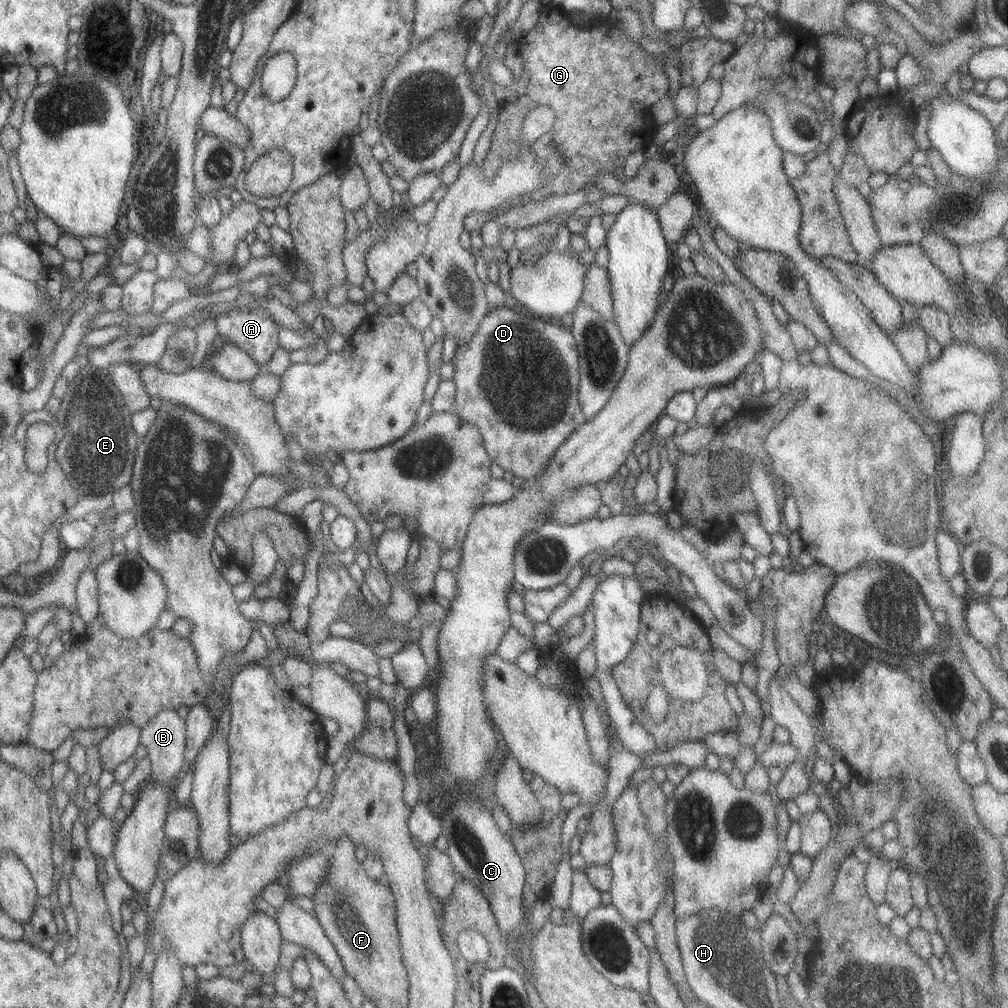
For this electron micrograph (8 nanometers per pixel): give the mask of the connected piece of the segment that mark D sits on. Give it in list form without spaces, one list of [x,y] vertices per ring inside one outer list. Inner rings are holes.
[[[494,307],[485,315],[478,324],[478,329],[469,338],[469,341],[462,345],[455,345],[453,356],[449,363],[453,367],[453,376],[450,378],[454,384],[454,406],[453,412],[461,419],[475,427],[483,441],[484,449],[487,453],[490,463],[497,465],[505,472],[510,472],[518,482],[529,481],[540,474],[549,460],[555,456],[554,450],[586,420],[581,412],[578,400],[578,352],[572,334],[563,327],[557,327],[555,324],[541,322],[538,317],[531,318],[531,315],[523,312],[513,311],[509,307]]]

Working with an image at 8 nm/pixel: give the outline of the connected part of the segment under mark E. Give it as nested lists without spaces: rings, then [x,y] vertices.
[[[85,359],[78,361],[78,365],[54,416],[65,434],[57,443],[54,456],[71,488],[80,497],[103,496],[129,480],[139,438],[129,428],[129,412],[108,377],[108,371],[89,366]]]

